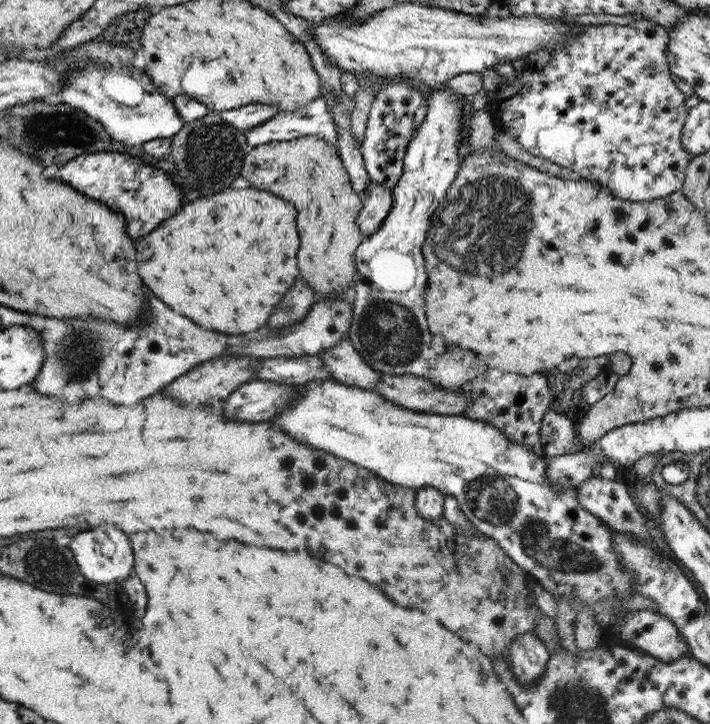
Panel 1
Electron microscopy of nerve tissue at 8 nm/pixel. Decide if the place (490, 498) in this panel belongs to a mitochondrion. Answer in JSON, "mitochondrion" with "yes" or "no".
{"mitochondrion":"yes"}

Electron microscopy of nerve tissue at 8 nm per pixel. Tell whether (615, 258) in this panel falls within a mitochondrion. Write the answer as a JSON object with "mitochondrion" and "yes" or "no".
{"mitochondrion":"no"}

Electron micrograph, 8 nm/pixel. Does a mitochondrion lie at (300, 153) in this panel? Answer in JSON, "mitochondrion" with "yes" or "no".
{"mitochondrion":"no"}

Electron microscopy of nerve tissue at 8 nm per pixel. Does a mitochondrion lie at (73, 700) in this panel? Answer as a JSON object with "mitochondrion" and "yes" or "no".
{"mitochondrion":"no"}

